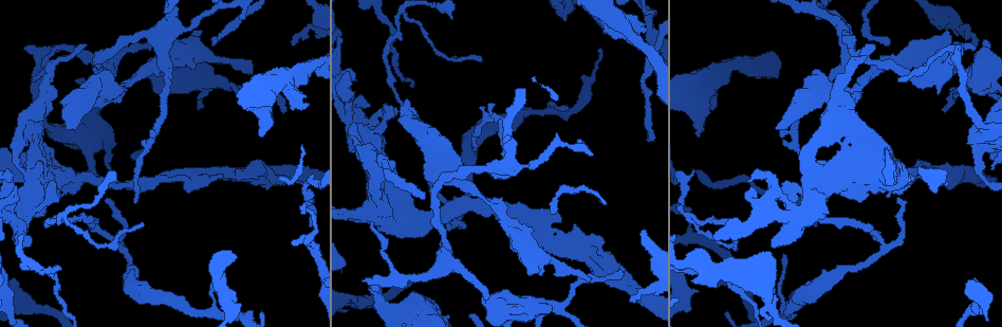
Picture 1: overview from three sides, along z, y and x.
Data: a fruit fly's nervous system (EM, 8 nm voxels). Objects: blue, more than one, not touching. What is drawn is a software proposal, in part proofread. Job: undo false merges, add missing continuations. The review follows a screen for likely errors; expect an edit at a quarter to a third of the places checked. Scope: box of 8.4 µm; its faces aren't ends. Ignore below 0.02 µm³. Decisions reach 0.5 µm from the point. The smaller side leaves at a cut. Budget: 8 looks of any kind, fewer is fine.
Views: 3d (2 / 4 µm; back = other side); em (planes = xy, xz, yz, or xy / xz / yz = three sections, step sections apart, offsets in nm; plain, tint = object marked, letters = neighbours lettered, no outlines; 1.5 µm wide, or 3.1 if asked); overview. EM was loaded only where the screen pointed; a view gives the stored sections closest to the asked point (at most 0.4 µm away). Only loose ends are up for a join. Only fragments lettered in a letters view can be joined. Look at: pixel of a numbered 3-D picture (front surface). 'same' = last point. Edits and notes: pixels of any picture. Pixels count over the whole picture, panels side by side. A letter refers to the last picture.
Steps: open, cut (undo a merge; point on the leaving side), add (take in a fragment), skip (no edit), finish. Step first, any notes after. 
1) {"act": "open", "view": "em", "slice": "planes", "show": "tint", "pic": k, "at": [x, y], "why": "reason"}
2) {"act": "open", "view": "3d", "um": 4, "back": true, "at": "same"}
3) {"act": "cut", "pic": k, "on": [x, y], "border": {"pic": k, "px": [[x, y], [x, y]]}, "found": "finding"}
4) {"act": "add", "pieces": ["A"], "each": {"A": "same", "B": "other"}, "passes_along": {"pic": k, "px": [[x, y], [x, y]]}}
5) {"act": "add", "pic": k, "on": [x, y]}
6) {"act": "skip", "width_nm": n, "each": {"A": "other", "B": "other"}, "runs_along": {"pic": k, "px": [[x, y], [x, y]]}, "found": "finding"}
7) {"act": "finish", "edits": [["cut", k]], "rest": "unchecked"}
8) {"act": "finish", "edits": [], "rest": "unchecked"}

{"act": "open", "view": "em", "slice": "planes", "show": "letters", "pic": 1, "at": [425, 163], "why": "stops while still wide"}

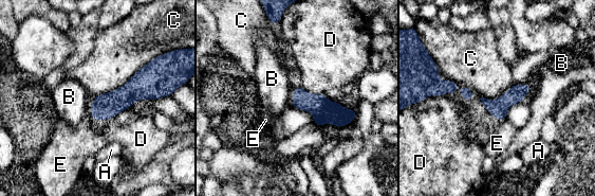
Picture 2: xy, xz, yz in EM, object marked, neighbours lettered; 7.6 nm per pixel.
{"act": "skip", "each": {"A": "other", "B": "other", "C": "other", "D": "other", "E": "other"}, "found": "none of them fits"}

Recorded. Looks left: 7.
{"act": "open", "view": "3d", "um": 4, "pic": 1, "at": [749, 181], "why": "free end"}

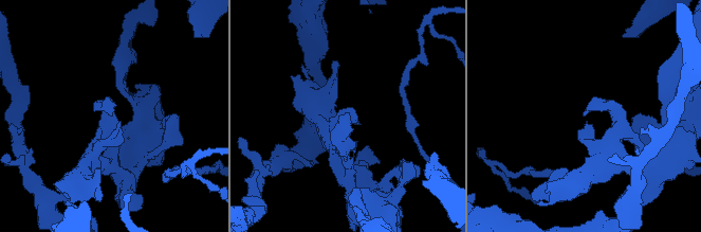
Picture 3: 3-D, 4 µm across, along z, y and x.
{"act": "open", "view": "em", "slice": "planes", "show": "plain", "pic": 3, "at": [112, 113]}

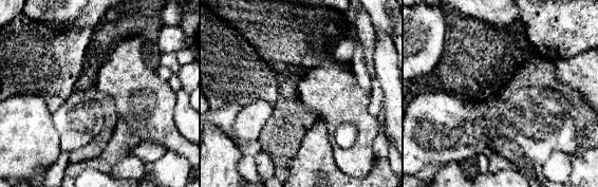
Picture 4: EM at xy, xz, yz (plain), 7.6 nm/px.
{"act": "open", "view": "em", "slice": "planes", "show": "letters", "at": "same", "why": "what lies round it"}

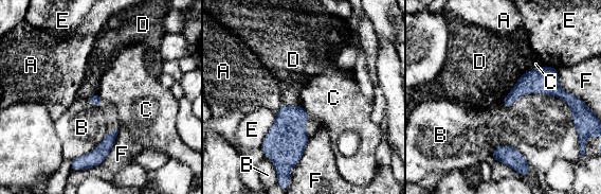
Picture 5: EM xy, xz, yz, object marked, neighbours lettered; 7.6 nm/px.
{"act": "skip", "each": {"A": "other", "B": "other", "C": "other", "D": "other", "E": "other", "F": "other"}, "border": {"pic": 5, "px": [[546, 66], [534, 68], [524, 73]]}, "found": "none of them fits"}

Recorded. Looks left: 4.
{"act": "open", "view": "em", "slice": "xy", "step": 4, "show": "letters", "pic": 1, "at": [17, 296], "why": "a narrow waist"}

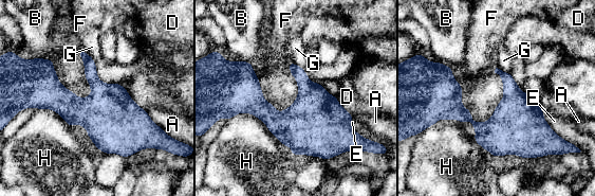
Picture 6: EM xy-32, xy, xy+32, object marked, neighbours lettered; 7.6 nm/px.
{"act": "skip", "each": {"A": "other", "B": "other", "D": "other", "E": "other", "F": "other", "G": "other", "H": "other"}, "border": {"pic": 6, "px": [[145, 110], [157, 126]]}, "found": "all the same cell"}

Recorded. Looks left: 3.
{"act": "open", "view": "em", "slice": "xy", "step": 8, "show": "tint", "pic": 1, "at": [601, 245], "why": "free end"}

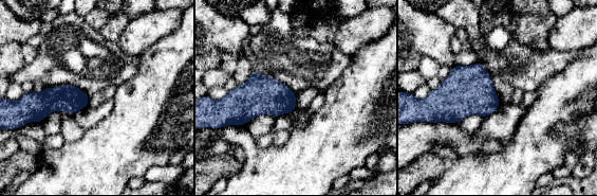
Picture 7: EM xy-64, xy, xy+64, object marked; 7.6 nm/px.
{"act": "open", "view": "em", "slice": "planes", "show": "letters", "at": "same"}

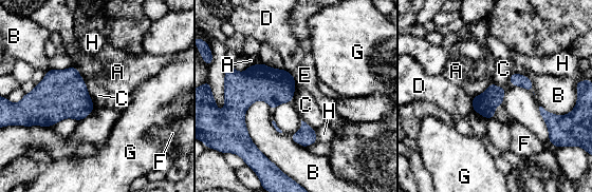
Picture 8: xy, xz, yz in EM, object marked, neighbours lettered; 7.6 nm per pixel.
{"act": "skip", "each": {"A": "other", "B": "other", "C": "other", "D": "other", "E": "other", "F": "other", "G": "other", "H": "other"}, "border": {"pic": 8, "px": [[84, 80], [94, 108]]}, "found": "no lettered fragment goes on from it"}

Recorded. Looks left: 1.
{"act": "finish", "edits": [], "rest": "unchecked"}

